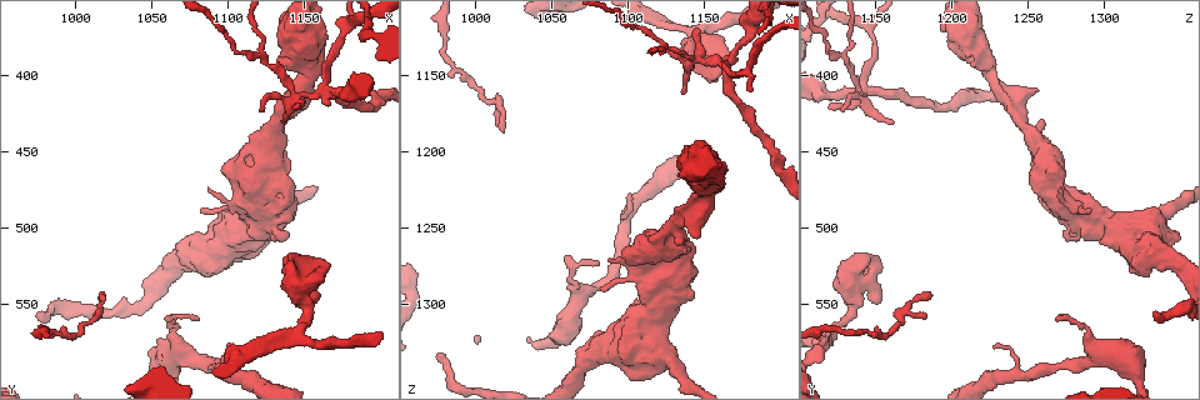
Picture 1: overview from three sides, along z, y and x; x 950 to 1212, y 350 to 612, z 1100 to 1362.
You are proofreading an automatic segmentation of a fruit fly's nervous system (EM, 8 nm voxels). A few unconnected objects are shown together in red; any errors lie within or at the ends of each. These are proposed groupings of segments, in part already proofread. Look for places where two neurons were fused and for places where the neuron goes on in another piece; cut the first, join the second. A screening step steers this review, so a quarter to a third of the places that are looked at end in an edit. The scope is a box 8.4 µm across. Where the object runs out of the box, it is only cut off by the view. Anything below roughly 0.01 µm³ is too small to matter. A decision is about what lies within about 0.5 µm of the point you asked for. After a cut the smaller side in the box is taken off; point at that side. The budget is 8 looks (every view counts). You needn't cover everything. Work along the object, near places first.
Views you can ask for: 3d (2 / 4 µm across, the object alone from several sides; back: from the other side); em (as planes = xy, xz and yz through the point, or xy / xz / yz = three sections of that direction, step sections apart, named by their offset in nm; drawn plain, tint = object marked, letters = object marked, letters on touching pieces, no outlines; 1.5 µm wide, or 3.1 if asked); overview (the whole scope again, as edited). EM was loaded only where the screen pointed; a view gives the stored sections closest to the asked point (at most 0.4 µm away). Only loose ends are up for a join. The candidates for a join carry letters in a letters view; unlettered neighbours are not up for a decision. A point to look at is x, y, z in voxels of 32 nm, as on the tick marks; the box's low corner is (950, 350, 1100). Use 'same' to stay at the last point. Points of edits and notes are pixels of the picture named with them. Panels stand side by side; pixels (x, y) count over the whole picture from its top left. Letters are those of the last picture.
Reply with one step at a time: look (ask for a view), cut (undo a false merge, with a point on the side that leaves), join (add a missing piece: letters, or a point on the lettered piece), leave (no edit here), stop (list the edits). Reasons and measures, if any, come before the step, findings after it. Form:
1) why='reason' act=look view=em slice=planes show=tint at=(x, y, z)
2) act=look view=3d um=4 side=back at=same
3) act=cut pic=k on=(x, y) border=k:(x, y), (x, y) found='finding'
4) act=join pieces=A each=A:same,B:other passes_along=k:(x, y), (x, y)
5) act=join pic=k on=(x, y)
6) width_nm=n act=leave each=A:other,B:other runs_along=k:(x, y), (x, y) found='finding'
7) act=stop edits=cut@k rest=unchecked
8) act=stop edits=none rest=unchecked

act=look view=em slice=xy step=8 show=tint at=(1178, 372, 1146)

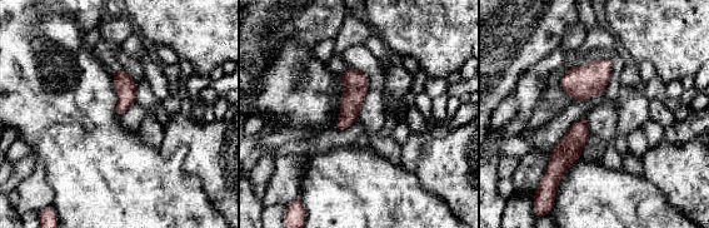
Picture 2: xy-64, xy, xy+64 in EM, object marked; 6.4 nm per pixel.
why='another direction' act=look view=em slice=planes show=letters at=same

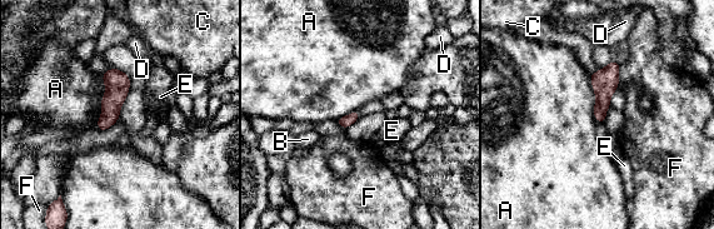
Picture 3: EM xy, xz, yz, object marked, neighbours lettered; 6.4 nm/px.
act=leave each=A:other,B:other,C:other,D:other,E:other,F:other border=3:(101, 74), (104, 95), (96, 129) found='continuous, no second neuron'

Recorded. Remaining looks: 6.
act=look view=em slice=planes show=plain at=(1144, 412, 1138)

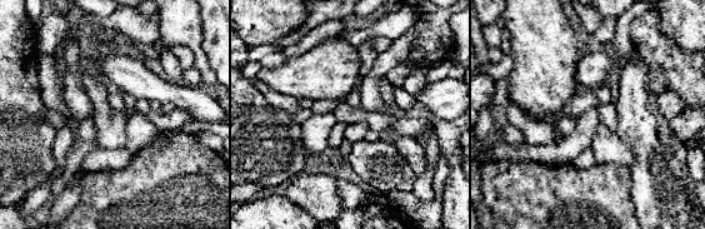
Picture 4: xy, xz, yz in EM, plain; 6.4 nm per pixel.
act=look view=em slice=planes show=letters at=same

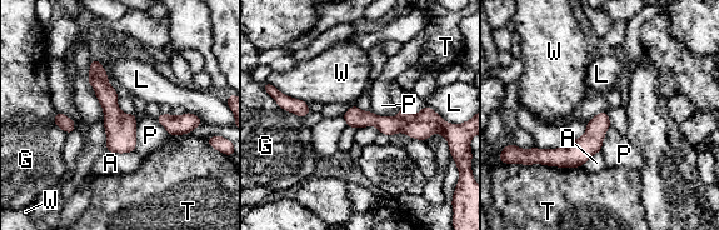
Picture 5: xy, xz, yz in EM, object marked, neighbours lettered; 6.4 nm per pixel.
act=cut pic=5 on=(422, 130) each=A:other,G:other,L:other,P:other,T:other,W:other found='a second neuron is stuck on'

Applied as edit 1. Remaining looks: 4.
act=look view=overview

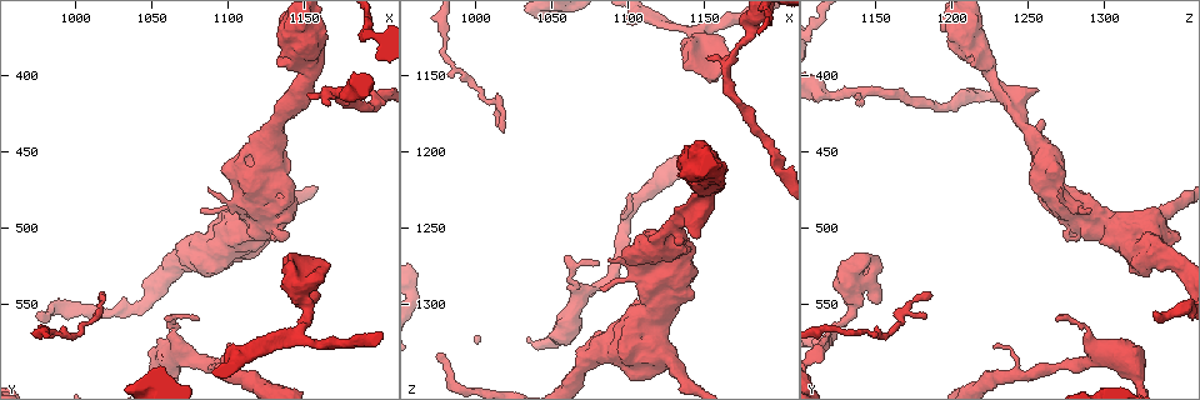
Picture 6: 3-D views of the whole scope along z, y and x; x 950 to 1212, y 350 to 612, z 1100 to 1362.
why='tapers out' act=look view=em slice=planes show=letters at=(1014, 558, 1182)

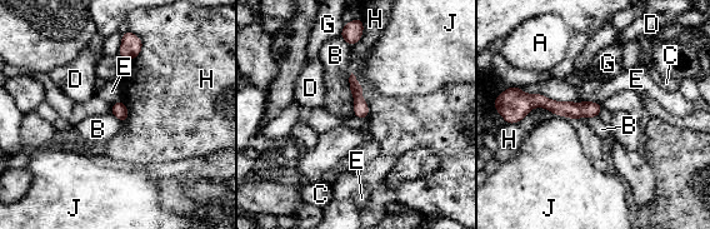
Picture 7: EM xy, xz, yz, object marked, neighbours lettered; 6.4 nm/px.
act=leave each=A:other,B:other,C:other,D:other,E:other,G:other,H:other,J:other runs_along=7:(598, 106), (521, 108) found='none of them fits'

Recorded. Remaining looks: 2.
act=stop edits=cut@5 rest=unchecked

